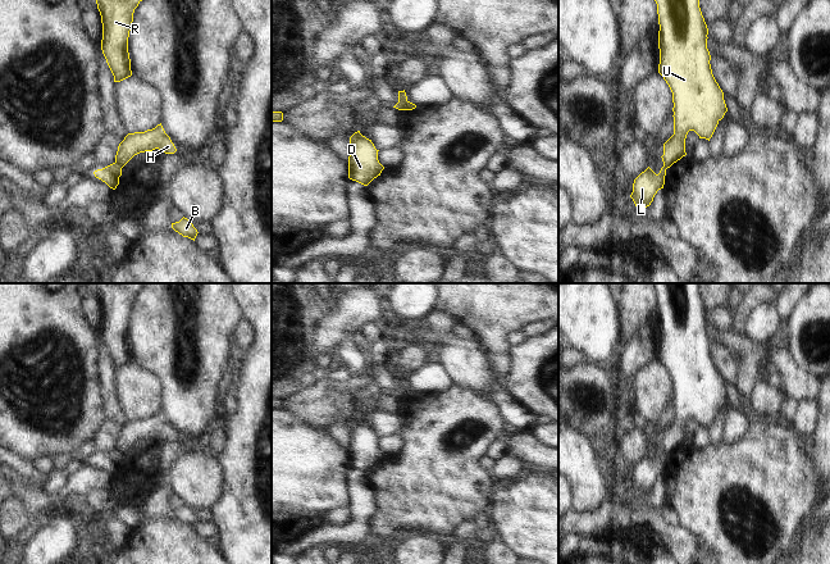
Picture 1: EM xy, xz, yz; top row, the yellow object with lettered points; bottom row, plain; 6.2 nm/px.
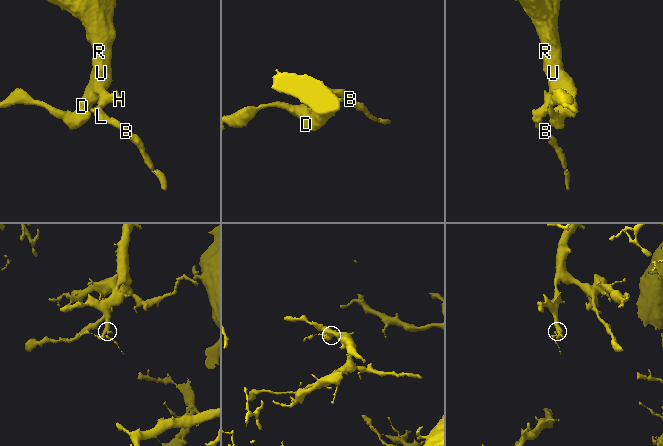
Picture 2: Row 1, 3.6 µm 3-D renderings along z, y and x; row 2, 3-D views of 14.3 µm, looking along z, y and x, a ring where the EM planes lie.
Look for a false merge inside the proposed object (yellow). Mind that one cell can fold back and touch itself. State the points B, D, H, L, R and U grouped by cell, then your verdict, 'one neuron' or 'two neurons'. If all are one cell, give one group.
B L / D H R U; two neurons

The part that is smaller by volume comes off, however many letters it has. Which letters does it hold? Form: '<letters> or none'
B, L.

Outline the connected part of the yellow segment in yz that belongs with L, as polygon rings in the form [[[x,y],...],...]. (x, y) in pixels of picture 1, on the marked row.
[[[648,167],[634,179],[630,197],[635,206],[647,208],[651,205],[657,191],[663,188],[666,169],[667,168],[662,167],[660,173],[656,174]]]

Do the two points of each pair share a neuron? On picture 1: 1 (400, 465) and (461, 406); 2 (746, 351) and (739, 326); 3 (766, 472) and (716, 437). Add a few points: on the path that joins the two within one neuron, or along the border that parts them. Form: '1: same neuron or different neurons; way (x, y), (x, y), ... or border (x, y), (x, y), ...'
1: same neuron; way (415, 453), (446, 422)
2: different neurons; border (732, 330), (744, 335)
3: different neurons; border (723, 439), (717, 442), (710, 442)

